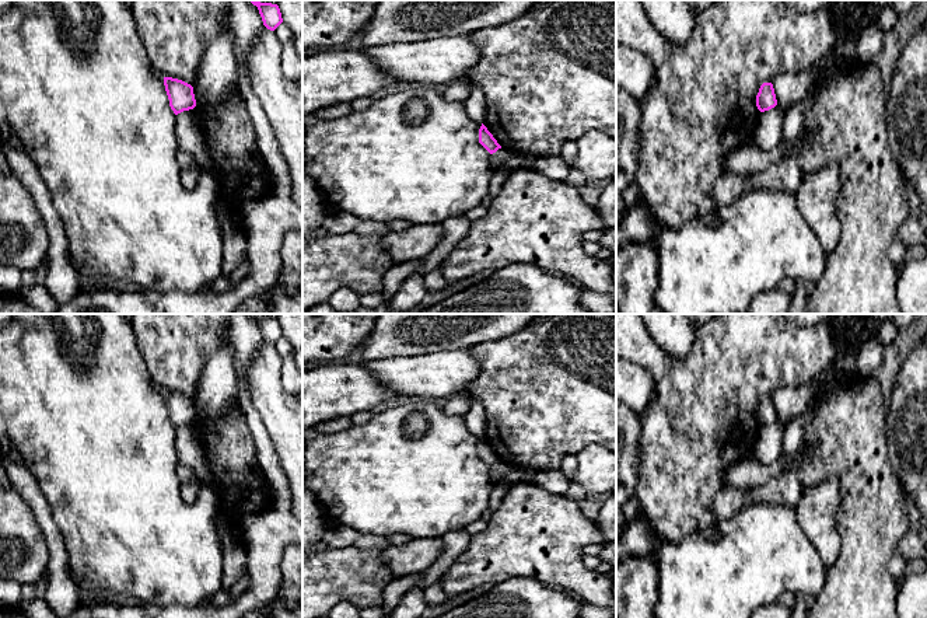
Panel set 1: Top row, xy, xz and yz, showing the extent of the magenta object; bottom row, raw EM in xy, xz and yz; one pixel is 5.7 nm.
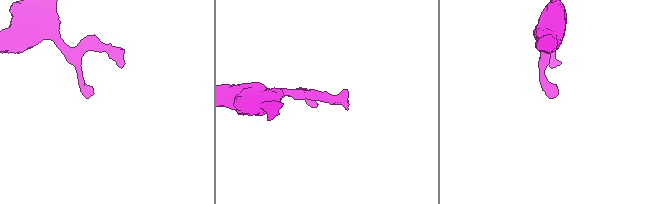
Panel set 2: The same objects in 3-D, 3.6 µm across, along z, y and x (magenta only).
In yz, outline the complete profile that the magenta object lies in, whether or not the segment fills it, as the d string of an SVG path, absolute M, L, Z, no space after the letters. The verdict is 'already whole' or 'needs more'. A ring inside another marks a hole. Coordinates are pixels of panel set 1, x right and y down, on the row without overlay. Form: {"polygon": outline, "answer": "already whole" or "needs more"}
{"polygon": "M763 397L756 409L756 420L760 426L769 425L777 419L772 397Z", "answer": "already whole"}

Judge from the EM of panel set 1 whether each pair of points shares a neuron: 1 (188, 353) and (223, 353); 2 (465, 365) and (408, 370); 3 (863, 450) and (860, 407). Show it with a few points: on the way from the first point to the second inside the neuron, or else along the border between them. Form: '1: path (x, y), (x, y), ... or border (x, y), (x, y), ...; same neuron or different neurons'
1: border (221, 345), (206, 362), (198, 383); different neurons
2: path (451, 370), (422, 370); same neuron
3: path (860, 439), (860, 418); same neuron

